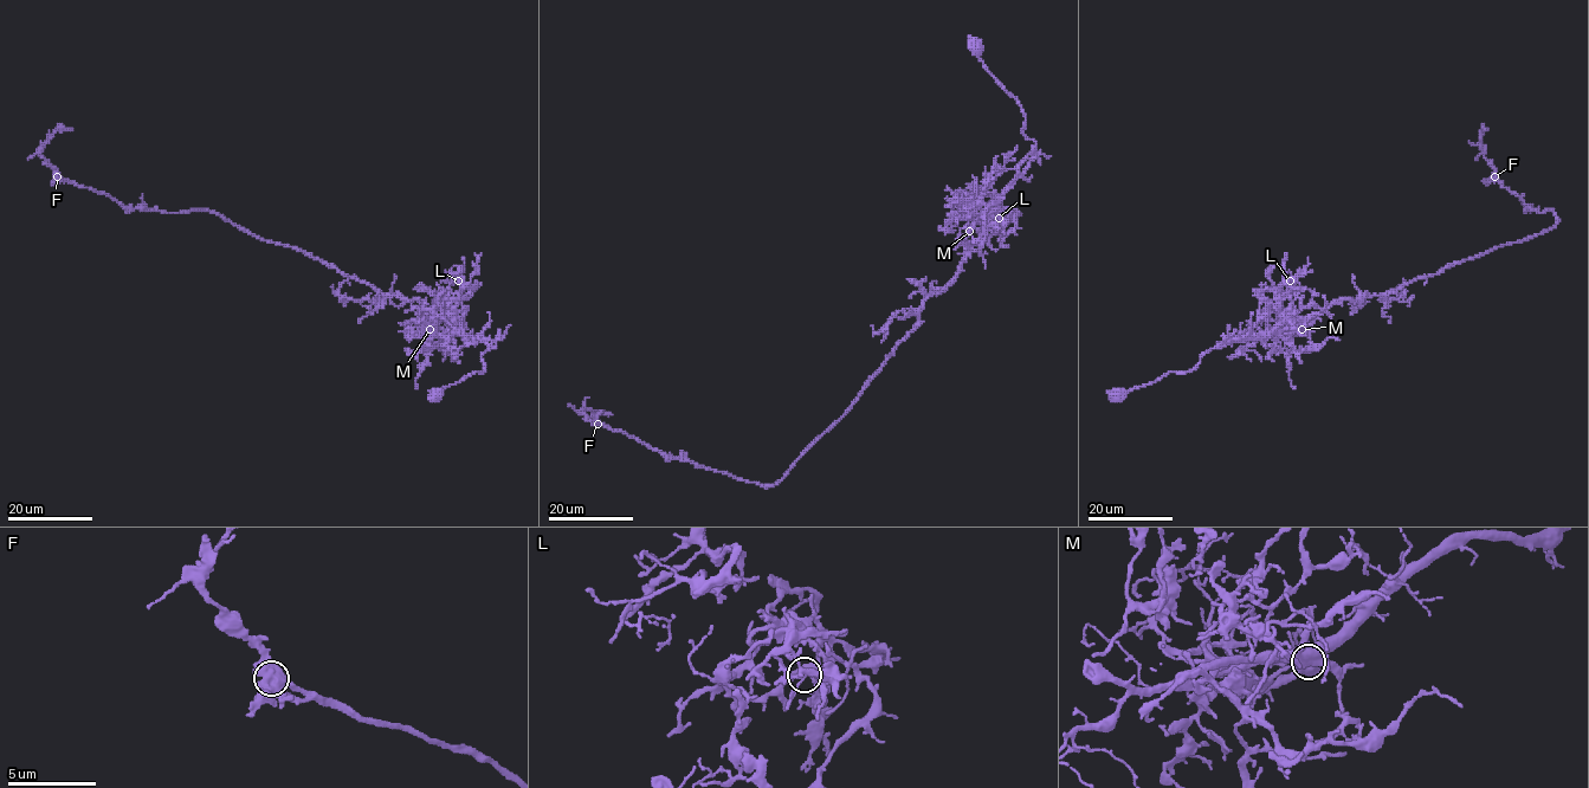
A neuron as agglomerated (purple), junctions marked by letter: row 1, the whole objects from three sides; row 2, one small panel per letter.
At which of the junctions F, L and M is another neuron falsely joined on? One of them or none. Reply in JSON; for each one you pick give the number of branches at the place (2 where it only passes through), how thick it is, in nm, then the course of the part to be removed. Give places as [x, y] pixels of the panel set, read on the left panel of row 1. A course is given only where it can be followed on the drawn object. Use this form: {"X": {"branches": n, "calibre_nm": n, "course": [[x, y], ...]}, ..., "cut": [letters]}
{"M": {"branches": 3, "calibre_nm": 550, "course": [[430, 330], [444, 318], [454, 321], [465, 336], [476, 340], [451, 327], [433, 296], [414, 290]]}, "cut": ["M"]}

